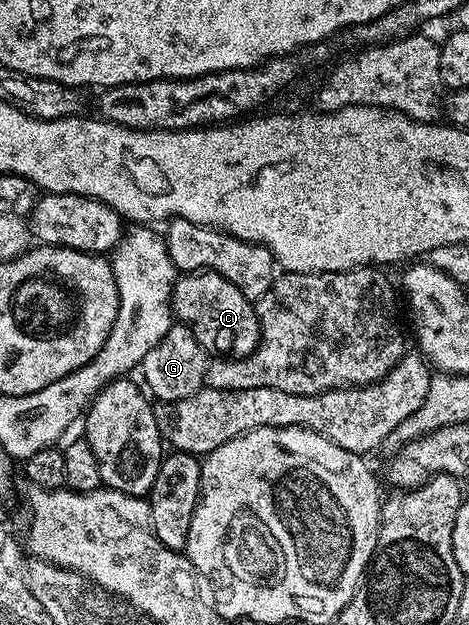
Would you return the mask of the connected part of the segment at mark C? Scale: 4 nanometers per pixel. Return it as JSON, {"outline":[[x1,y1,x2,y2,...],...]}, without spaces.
{"outline":[[186,272,174,280,174,291,170,293,172,314,179,323,187,326,203,349,214,356,225,356,227,359,248,357,257,350,263,341,263,328,258,322,255,303,236,288,224,276,209,272]]}

